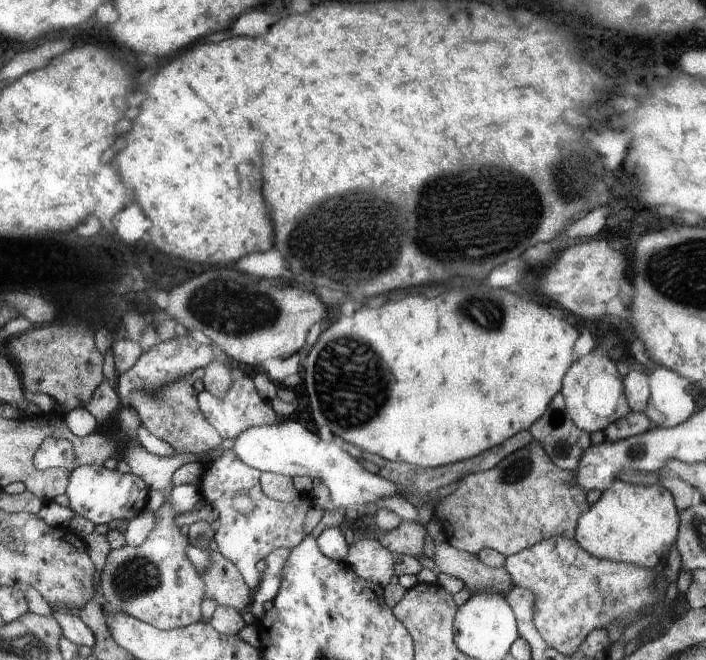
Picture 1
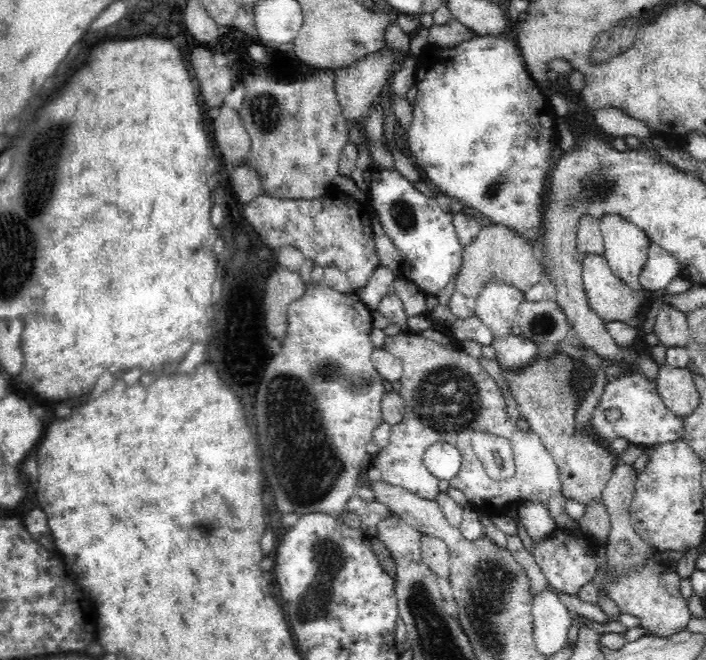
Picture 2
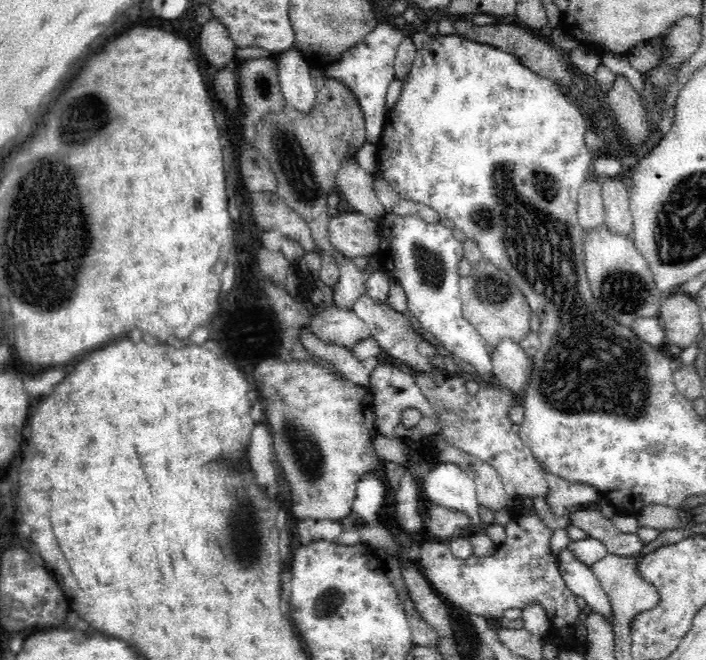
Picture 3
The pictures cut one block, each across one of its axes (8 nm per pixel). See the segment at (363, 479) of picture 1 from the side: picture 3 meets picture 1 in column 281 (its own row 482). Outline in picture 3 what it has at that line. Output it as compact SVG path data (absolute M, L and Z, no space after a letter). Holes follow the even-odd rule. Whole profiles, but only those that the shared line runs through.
M438 464L420 480L424 490L422 498L428 504L438 504L442 508L464 512L470 524L480 524L478 516L478 494L476 480L456 464Z

